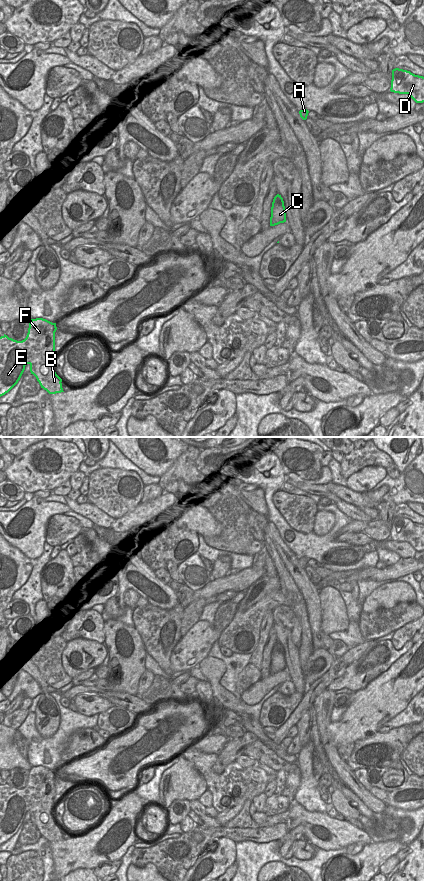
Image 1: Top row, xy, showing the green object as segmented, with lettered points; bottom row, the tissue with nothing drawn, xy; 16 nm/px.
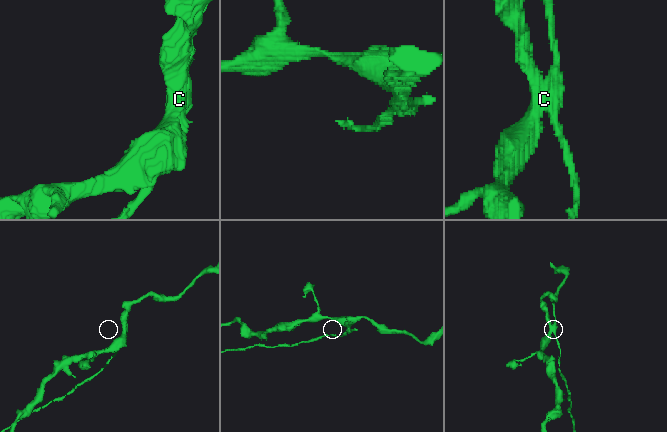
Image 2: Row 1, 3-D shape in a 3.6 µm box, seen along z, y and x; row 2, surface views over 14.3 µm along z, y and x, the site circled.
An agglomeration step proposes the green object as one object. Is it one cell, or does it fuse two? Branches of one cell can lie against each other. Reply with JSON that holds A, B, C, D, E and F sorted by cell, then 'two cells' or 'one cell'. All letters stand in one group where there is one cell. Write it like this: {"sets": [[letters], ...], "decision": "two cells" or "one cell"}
{"sets": [["A"], ["B", "C", "D", "E", "F"]], "decision": "two cells"}

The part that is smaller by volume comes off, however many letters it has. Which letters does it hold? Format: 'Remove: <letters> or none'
Remove: A

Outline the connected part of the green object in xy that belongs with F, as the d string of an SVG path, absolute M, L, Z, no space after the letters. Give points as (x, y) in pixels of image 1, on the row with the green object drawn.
M36 318L29 322L28 333L24 340L17 341L5 334L0 337L0 397L8 393L18 383L27 364L30 365L30 372L36 377L41 388L49 394L64 392L62 379L53 368L56 330L56 323Z

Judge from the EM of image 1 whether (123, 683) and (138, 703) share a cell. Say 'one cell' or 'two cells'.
two cells

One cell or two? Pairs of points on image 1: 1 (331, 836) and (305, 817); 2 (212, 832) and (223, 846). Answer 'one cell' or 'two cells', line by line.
1: one cell
2: two cells

